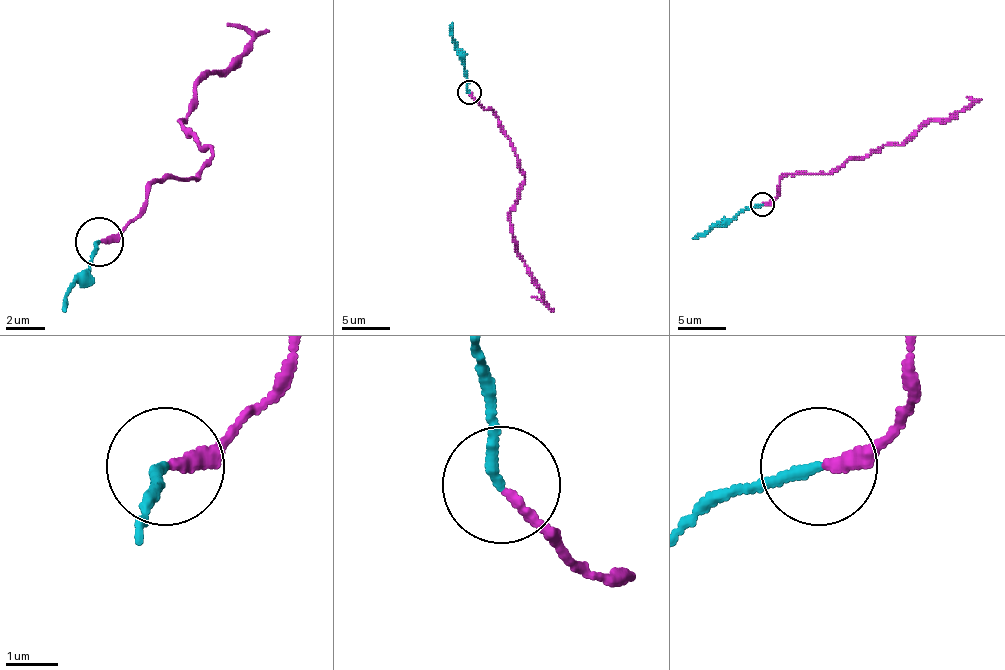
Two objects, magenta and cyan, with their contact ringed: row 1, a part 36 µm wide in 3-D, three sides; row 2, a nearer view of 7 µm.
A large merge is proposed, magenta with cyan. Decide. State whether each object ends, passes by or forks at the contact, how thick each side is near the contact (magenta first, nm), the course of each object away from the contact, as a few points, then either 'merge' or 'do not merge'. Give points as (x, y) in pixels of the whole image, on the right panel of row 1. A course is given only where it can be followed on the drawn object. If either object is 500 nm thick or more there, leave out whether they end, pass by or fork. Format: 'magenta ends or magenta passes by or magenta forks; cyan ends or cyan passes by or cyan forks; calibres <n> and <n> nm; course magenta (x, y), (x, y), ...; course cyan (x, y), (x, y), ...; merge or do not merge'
magenta ends; cyan ends; calibres 200 and 200 nm; course magenta (763, 205), (784, 176), (832, 174), (902, 145), (931, 121), (952, 118), (967, 97); course cyan (763, 205), (741, 210), (693, 238); do not merge

